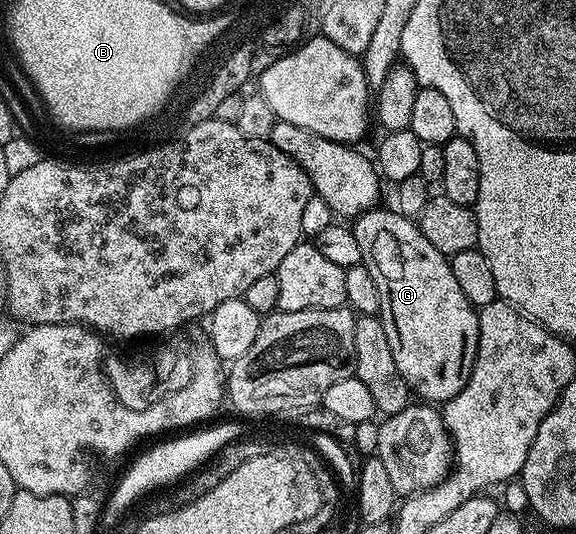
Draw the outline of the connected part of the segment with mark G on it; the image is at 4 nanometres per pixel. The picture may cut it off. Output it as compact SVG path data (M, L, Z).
M396 209L381 210L364 211L352 220L355 241L359 241L361 262L379 288L379 318L383 329L387 329L387 342L391 344L391 353L395 356L395 369L399 369L414 396L430 404L441 405L467 385L479 345L478 308L471 306L467 297L463 297L455 281L455 273L451 273L449 259L439 253L427 237L423 237L420 226Z

